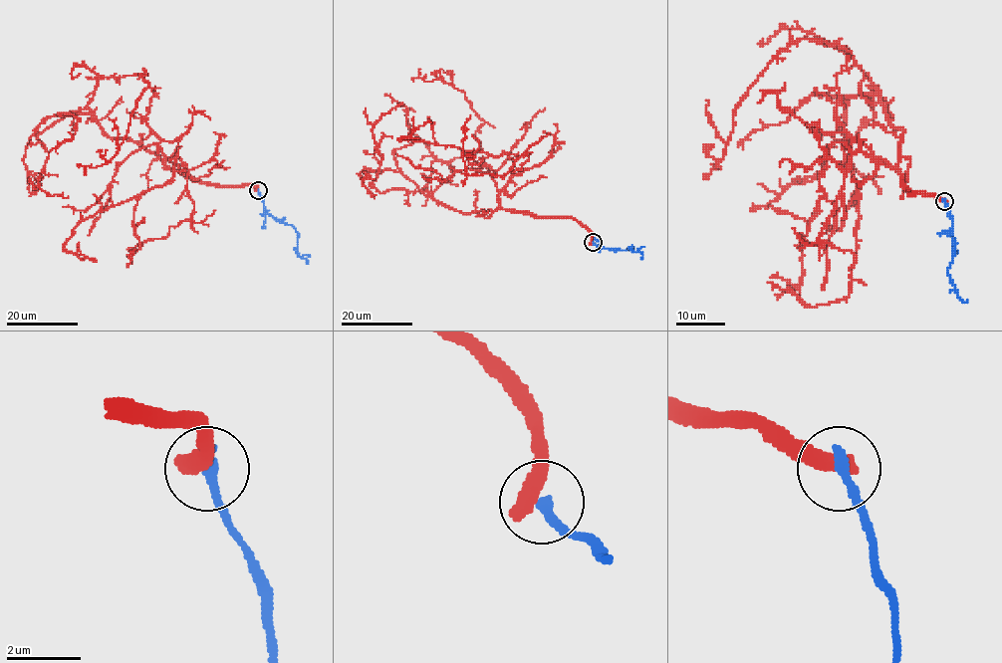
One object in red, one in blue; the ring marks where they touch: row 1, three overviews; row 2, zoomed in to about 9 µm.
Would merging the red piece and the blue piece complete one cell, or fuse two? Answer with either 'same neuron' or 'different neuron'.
different neuron

